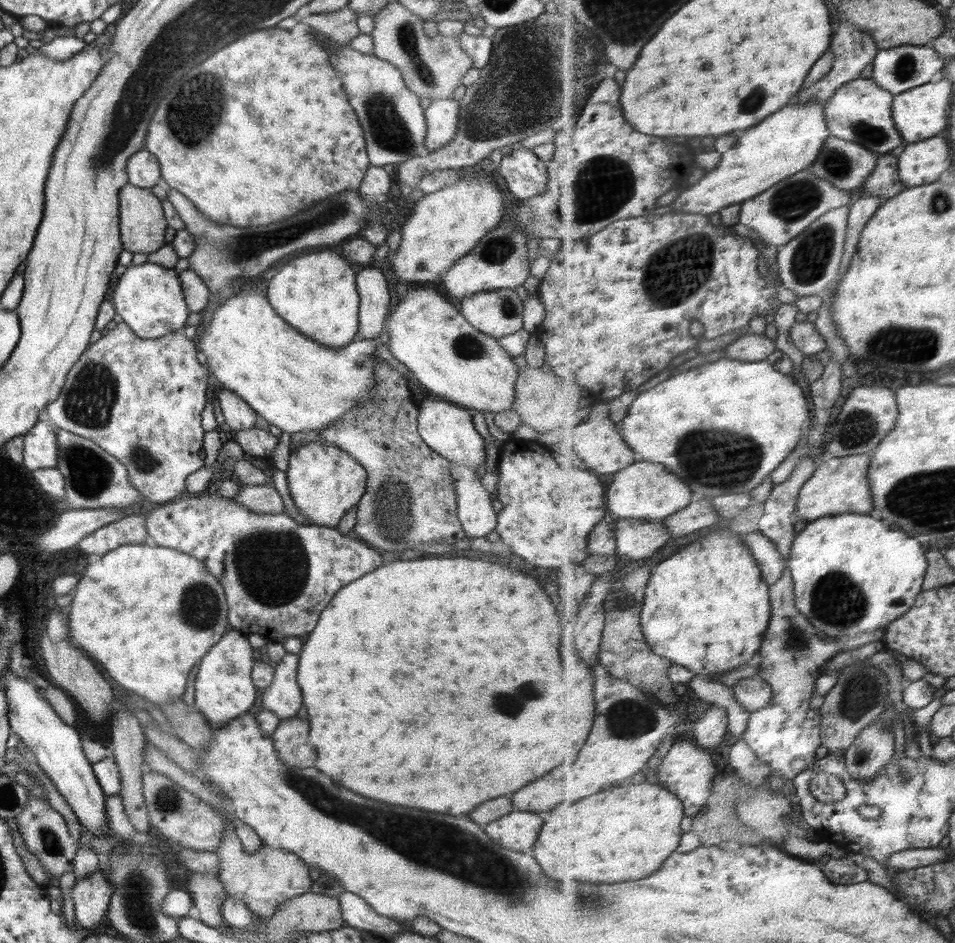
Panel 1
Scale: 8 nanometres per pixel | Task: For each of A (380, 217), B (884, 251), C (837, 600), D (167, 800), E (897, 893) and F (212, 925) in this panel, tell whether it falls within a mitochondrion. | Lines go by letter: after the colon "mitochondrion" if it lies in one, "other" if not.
A: other
B: other
C: mitochondrion
D: mitochondrion
E: other
F: other

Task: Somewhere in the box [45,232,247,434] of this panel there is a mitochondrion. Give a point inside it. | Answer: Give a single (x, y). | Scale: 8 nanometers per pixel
(85, 405)

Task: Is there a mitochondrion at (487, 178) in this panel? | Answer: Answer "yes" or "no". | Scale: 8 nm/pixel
no

